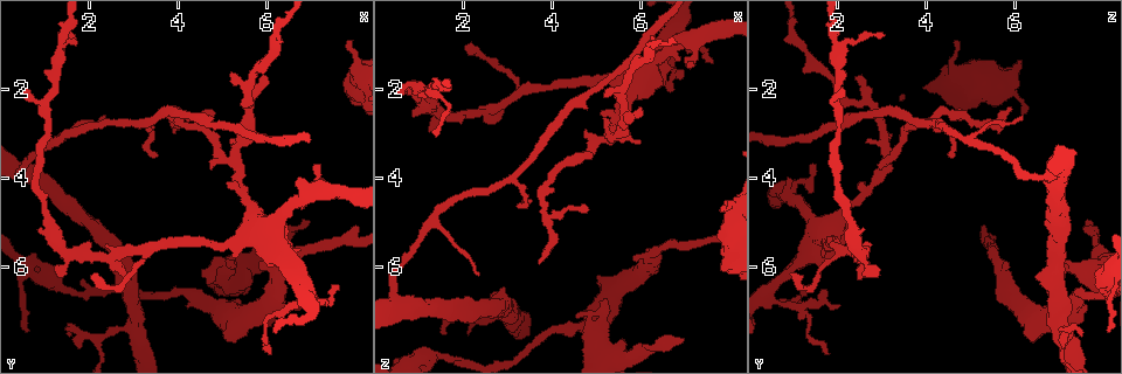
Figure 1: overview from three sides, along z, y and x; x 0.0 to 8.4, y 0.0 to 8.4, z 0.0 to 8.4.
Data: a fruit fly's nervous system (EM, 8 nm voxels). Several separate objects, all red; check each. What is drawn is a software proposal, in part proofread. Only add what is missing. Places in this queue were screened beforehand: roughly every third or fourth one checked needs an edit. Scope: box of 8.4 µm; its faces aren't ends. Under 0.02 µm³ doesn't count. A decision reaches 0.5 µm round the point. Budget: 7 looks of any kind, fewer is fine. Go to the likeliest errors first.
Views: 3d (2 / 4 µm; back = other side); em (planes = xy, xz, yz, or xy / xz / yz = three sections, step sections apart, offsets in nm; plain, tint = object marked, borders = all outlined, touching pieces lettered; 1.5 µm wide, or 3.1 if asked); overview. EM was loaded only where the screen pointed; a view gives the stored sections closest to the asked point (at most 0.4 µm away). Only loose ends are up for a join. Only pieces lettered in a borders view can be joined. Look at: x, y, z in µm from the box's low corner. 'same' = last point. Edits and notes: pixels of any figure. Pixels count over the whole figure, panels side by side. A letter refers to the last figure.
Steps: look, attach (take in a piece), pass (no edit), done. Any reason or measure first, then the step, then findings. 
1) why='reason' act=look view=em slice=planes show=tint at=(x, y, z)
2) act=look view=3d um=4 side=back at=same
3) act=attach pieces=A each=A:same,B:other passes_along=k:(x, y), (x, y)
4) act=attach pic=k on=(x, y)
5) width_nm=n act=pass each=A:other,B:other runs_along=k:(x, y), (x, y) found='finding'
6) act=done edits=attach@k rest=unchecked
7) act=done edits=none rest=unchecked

why='free end' act=look view=em slice=xy step=4 show=borders at=(5.20, 5.85, 6.70)

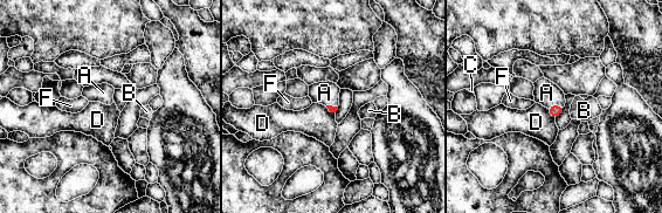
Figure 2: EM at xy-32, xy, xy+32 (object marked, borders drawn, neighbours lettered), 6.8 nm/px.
act=attach pieces=A each=A:same,B:other,C:other,D:other,F:other passes_along=2:(553, 110), (554, 104), (546, 93) found='it goes on there'

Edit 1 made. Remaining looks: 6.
why='redraw' act=look view=overview

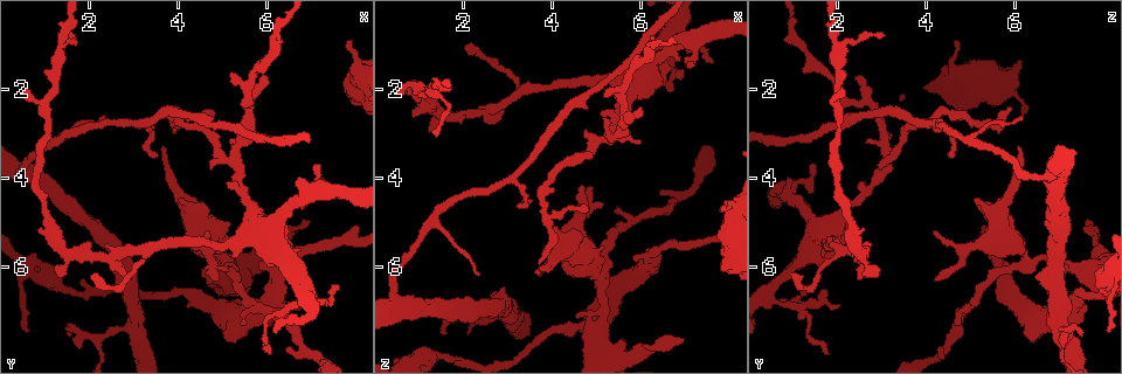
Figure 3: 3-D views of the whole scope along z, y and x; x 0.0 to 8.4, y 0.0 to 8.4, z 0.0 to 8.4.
why='branch stops here' act=look view=em slice=xz step=8 show=tint at=(7.95, 0.85, 4.60)

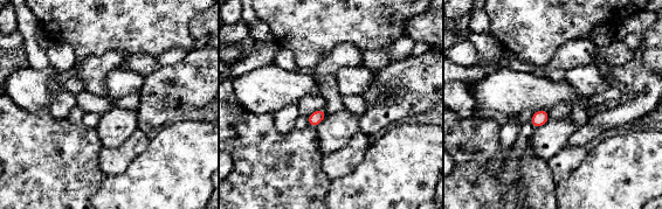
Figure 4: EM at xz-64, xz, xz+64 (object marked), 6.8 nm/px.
why='cut it another way' act=look view=em slice=planes show=borders at=same

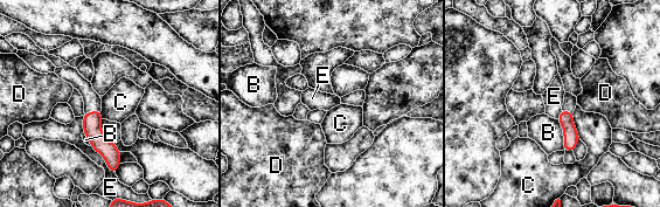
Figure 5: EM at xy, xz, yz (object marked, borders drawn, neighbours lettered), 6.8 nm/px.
act=pass each=B:other,C:other,D:other,E:other found='none of them fits'

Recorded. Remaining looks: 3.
why='free end' act=look view=3d um=2 side=back at=(1.25, 6.15, 2.90)

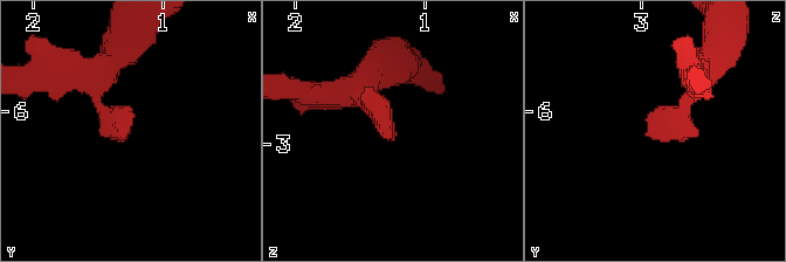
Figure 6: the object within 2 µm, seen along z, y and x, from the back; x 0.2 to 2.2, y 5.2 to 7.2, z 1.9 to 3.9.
why='shape alone is not enough' act=look view=em slice=planes show=borders at=(1.28, 6.16, 2.94)

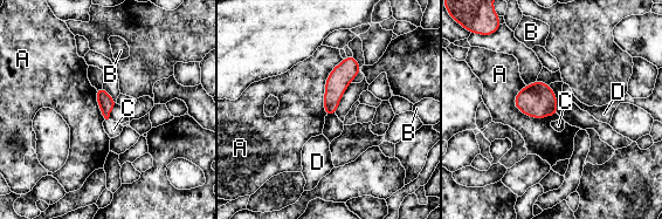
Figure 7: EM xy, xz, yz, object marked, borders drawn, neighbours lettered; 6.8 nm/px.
act=pass each=A:other,B:other,C:other,D:other border=7:(514, 96), (529, 116), (557, 115) found='no lettered piece goes on from it'

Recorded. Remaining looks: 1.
act=done edits=attach@2 rest=unchecked

